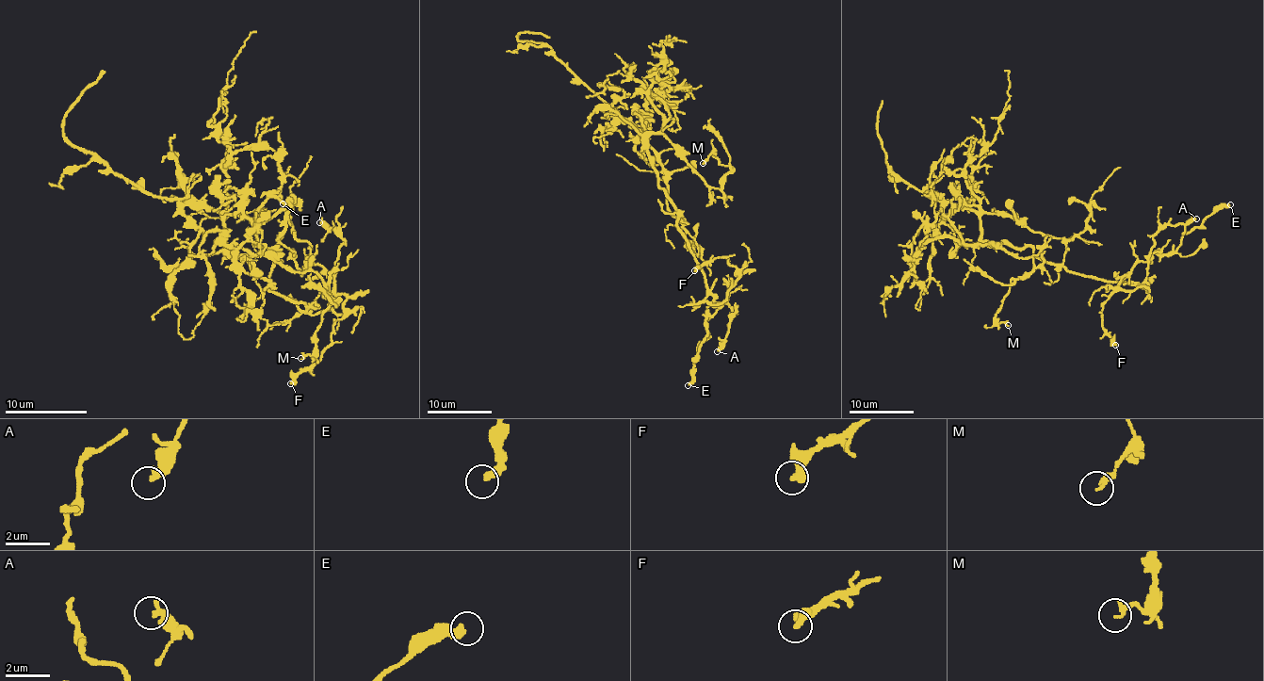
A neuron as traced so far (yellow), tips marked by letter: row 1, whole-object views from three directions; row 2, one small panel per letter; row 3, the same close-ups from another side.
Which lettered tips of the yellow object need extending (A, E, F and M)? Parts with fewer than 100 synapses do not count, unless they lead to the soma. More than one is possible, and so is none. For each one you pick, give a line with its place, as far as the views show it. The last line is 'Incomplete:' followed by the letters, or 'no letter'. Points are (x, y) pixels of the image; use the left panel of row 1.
Incomplete: no letter

